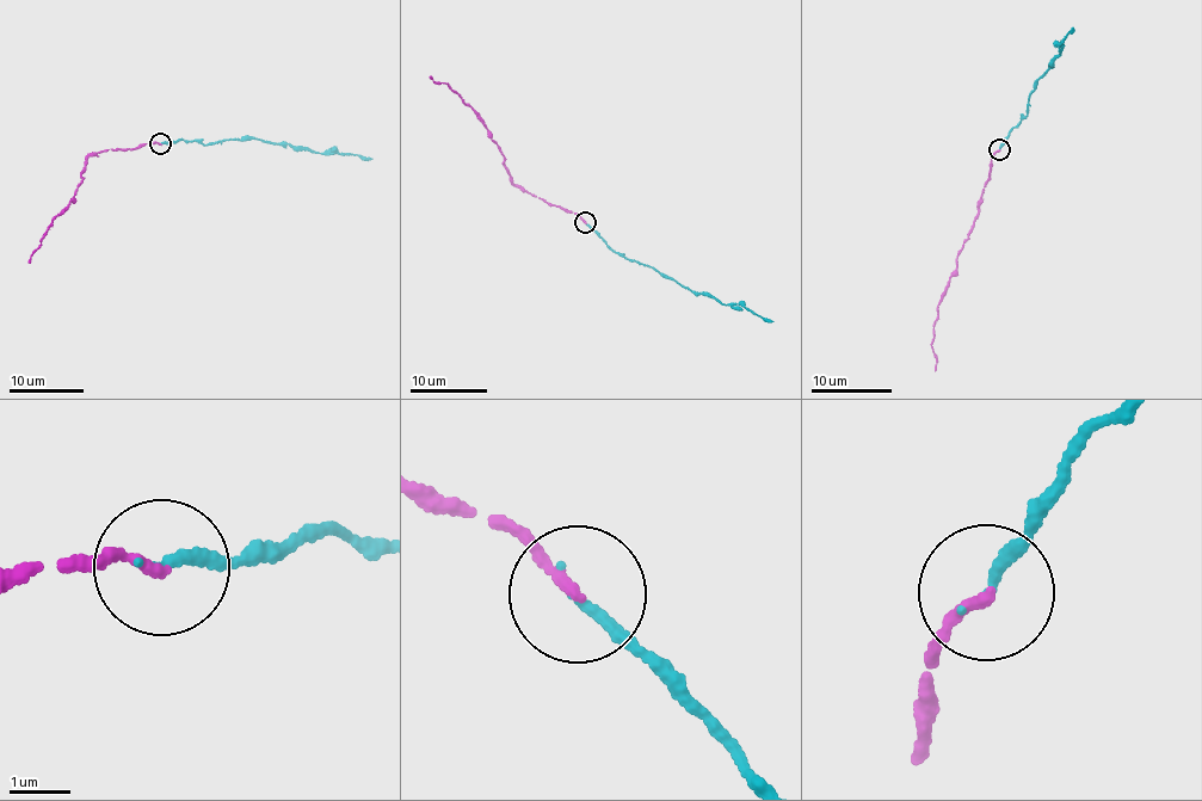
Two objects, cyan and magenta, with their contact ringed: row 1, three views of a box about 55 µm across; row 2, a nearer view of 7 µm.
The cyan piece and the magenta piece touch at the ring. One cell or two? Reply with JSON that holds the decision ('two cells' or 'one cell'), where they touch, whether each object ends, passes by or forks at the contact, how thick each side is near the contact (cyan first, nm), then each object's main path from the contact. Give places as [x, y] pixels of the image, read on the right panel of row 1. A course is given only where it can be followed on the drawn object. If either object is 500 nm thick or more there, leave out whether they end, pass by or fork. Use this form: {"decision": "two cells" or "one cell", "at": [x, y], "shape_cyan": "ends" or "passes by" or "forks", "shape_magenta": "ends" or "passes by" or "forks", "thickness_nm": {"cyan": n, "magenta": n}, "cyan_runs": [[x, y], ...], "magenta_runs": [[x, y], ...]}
{"decision": "one cell", "at": [999, 149], "shape_cyan": "ends", "shape_magenta": "ends", "thickness_nm": {"cyan": 190, "magenta": 170}, "cyan_runs": [[998, 151], [1025, 115], [1034, 87], [1049, 61], [1060, 54], [1060, 43], [1073, 29]], "magenta_runs": [[998, 151], [990, 161], [991, 177], [937, 309], [931, 347], [935, 371]]}

